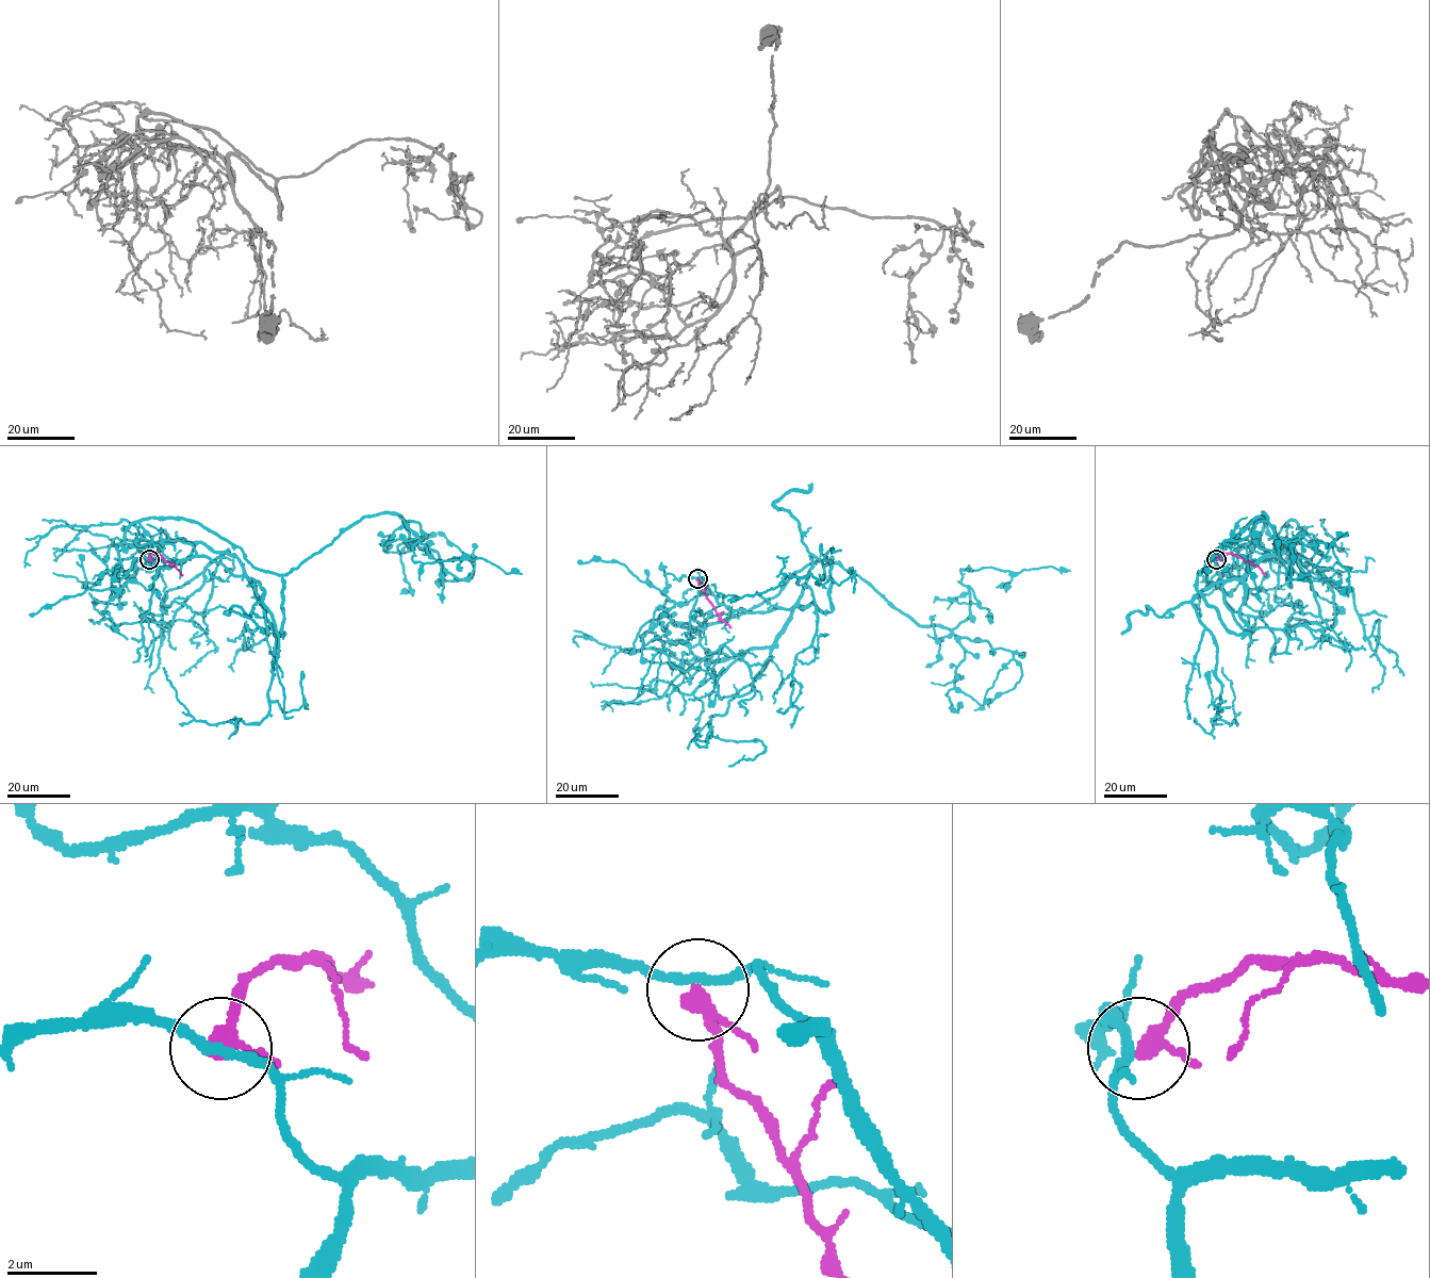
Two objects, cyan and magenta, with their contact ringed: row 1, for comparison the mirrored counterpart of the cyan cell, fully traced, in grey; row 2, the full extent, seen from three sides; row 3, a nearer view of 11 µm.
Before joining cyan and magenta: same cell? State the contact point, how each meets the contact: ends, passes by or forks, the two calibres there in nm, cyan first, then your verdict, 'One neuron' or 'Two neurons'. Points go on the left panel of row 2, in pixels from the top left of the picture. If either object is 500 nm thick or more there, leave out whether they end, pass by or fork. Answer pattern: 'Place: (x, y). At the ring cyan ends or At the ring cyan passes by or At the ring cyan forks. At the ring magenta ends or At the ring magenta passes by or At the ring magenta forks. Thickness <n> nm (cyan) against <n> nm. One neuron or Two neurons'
Place: (149, 559). At the ring cyan passes by. At the ring magenta passes by. Thickness 200 nm (cyan) against 300 nm. Two neurons

